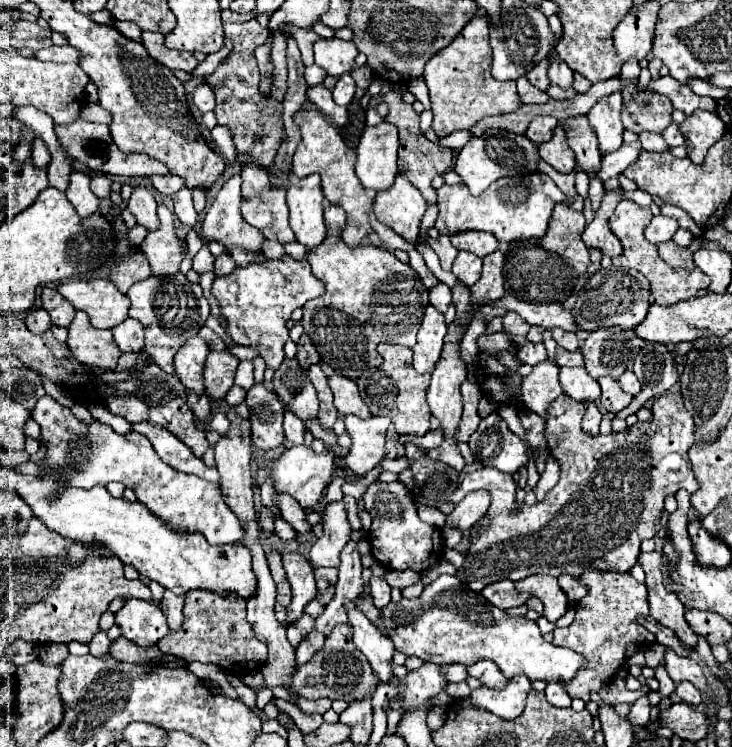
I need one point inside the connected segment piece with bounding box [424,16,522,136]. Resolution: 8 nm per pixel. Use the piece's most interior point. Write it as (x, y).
(462, 91)

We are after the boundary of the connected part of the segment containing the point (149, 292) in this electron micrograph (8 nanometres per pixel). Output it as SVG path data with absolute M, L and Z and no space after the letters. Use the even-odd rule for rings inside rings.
M174 274L174 276L150 276L142 282L136 282L128 290L128 298L132 302L130 306L130 318L136 318L146 332L146 352L154 358L154 362L170 376L174 376L174 354L178 348L190 338L196 336L198 330L204 326L206 318L210 316L210 306L208 300L202 294L200 284L188 282L184 274ZM158 286L160 286L160 296L158 296Z

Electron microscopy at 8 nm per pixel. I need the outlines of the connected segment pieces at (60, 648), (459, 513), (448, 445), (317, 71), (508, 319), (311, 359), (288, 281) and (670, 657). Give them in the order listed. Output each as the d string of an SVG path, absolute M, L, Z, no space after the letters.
M50 644L50 646L44 646L40 650L40 662L44 664L54 664L54 666L60 666L62 660L68 656L68 648L64 644Z
M476 490L464 496L462 502L456 504L452 514L446 520L446 526L454 526L460 530L470 530L490 508L492 496L484 490Z
M454 438L444 440L438 448L428 450L428 454L430 454L434 460L440 460L440 462L448 464L450 468L456 468L456 472L462 472L462 468L464 468L464 458L462 458L460 448L458 448L458 444L456 444Z
M316 64L308 66L308 68L306 68L306 72L304 72L304 78L306 78L308 86L316 86L316 84L324 82L324 78L326 78L326 76L328 76L328 74L324 72L324 68L320 68L320 66L316 66Z
M508 312L504 316L504 330L510 332L512 336L526 336L530 326L516 314L516 312Z
M304 334L304 336L300 338L300 342L298 342L298 354L296 354L296 360L300 362L300 366L302 366L304 370L310 368L312 364L316 364L316 362L320 360L316 348L312 346L312 342L310 342L310 338L308 338L306 334Z
M288 254L278 260L238 266L232 274L218 276L212 284L212 296L218 300L222 318L228 322L226 330L232 340L242 346L258 348L272 370L284 360L284 344L288 340L286 322L290 314L320 294L324 294L324 284L312 276L308 260L296 260Z
M666 648L666 658L664 660L666 660L666 672L668 672L668 676L672 678L674 684L680 684L680 682L688 680L700 690L706 686L706 678L702 674L702 668L692 658L682 658L674 650Z

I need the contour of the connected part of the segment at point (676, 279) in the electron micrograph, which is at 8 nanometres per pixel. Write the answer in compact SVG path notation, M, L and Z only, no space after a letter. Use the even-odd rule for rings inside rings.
M622 200L616 208L616 212L612 214L610 218L610 228L612 232L618 236L618 240L622 242L622 258L620 260L614 260L616 266L620 268L634 268L638 272L642 272L650 284L652 284L652 294L656 298L656 304L662 304L662 306L670 306L674 302L680 302L680 300L688 300L688 298L694 298L698 290L706 290L710 280L708 276L700 270L700 268L694 268L694 270L686 270L686 268L672 268L668 266L660 256L658 256L658 248L656 244L650 244L646 238L644 238L644 228L650 224L652 220L652 212L650 208L642 208L638 206L636 202L632 200Z

